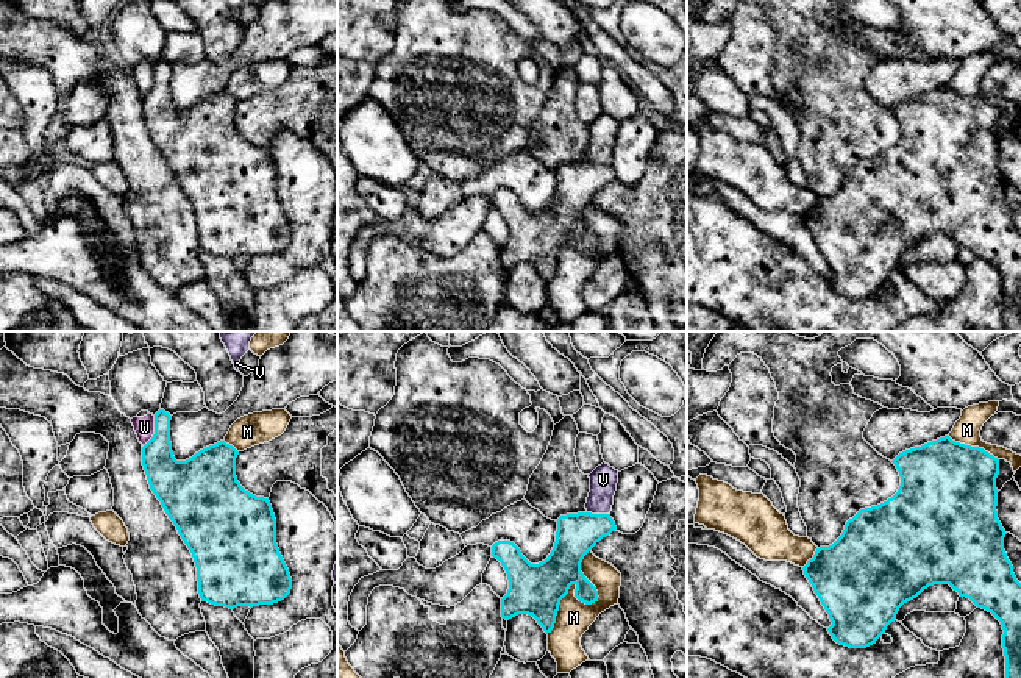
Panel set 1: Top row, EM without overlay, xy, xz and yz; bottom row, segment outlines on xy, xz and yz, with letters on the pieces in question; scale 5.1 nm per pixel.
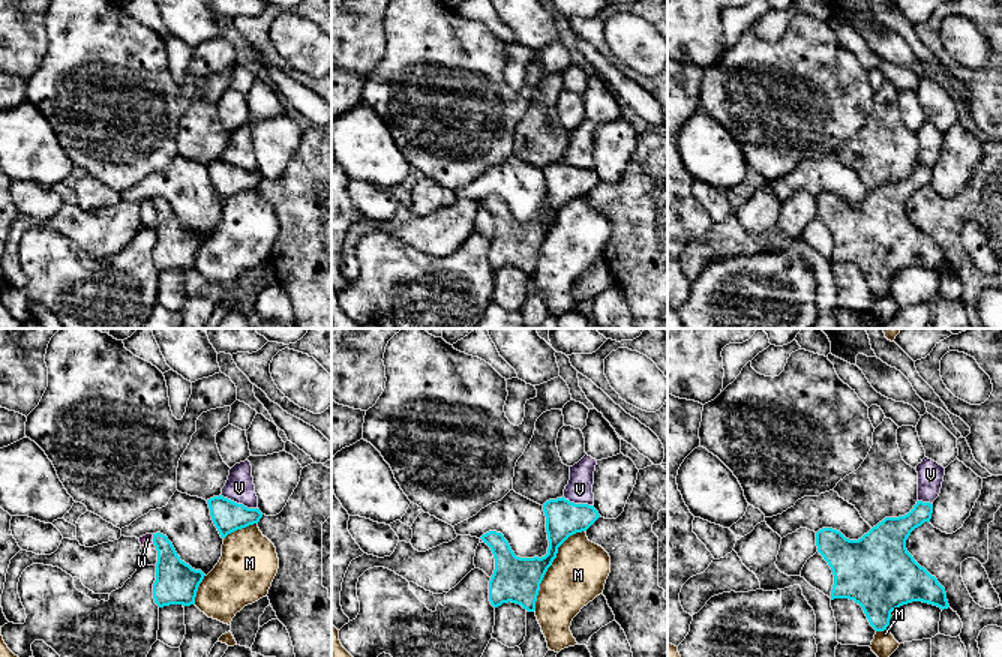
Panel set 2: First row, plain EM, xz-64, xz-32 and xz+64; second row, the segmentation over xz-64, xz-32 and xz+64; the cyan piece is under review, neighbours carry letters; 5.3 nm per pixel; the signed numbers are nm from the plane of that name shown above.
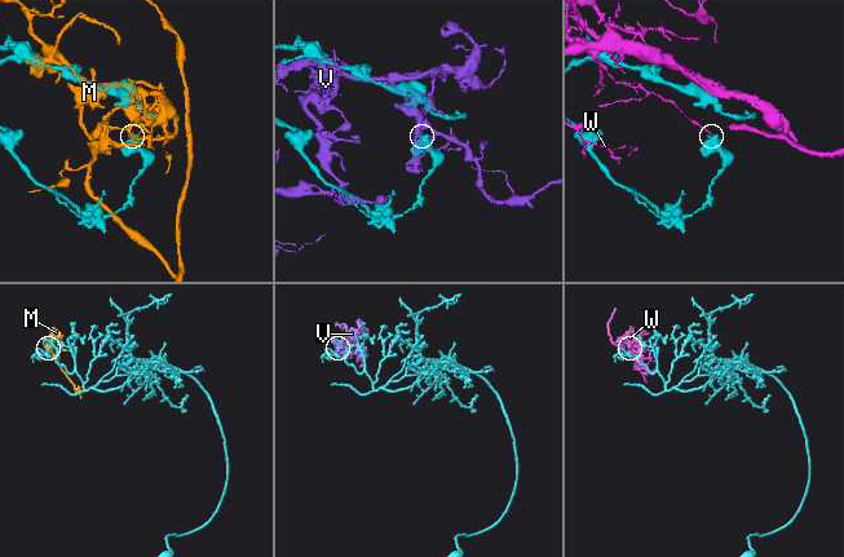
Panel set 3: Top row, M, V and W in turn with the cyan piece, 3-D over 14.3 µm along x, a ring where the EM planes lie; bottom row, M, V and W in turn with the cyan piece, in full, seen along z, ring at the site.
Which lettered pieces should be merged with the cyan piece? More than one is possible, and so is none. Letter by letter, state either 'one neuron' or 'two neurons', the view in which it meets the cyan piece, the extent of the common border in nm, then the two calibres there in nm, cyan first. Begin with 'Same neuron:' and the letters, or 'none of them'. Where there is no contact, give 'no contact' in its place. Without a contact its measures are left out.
Same neuron: none of them
M: two neurons; contact in xz; length 500 nm; calibres 280 and 180 nm
V: two neurons; contact in xz; length 120 nm; calibres 220 and 140 nm
W: two neurons; contact in xy; length 170 nm; calibres 200 and 110 nm

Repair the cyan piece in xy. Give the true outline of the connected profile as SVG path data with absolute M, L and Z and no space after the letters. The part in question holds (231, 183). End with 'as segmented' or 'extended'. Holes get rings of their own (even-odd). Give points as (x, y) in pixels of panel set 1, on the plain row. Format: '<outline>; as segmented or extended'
M164 59L155 64L155 84L142 97L142 116L150 139L192 203L201 252L234 259L284 250L292 228L276 194L276 169L269 148L250 144L237 131L239 102L220 91L186 111L176 111L170 70Z; as segmented

